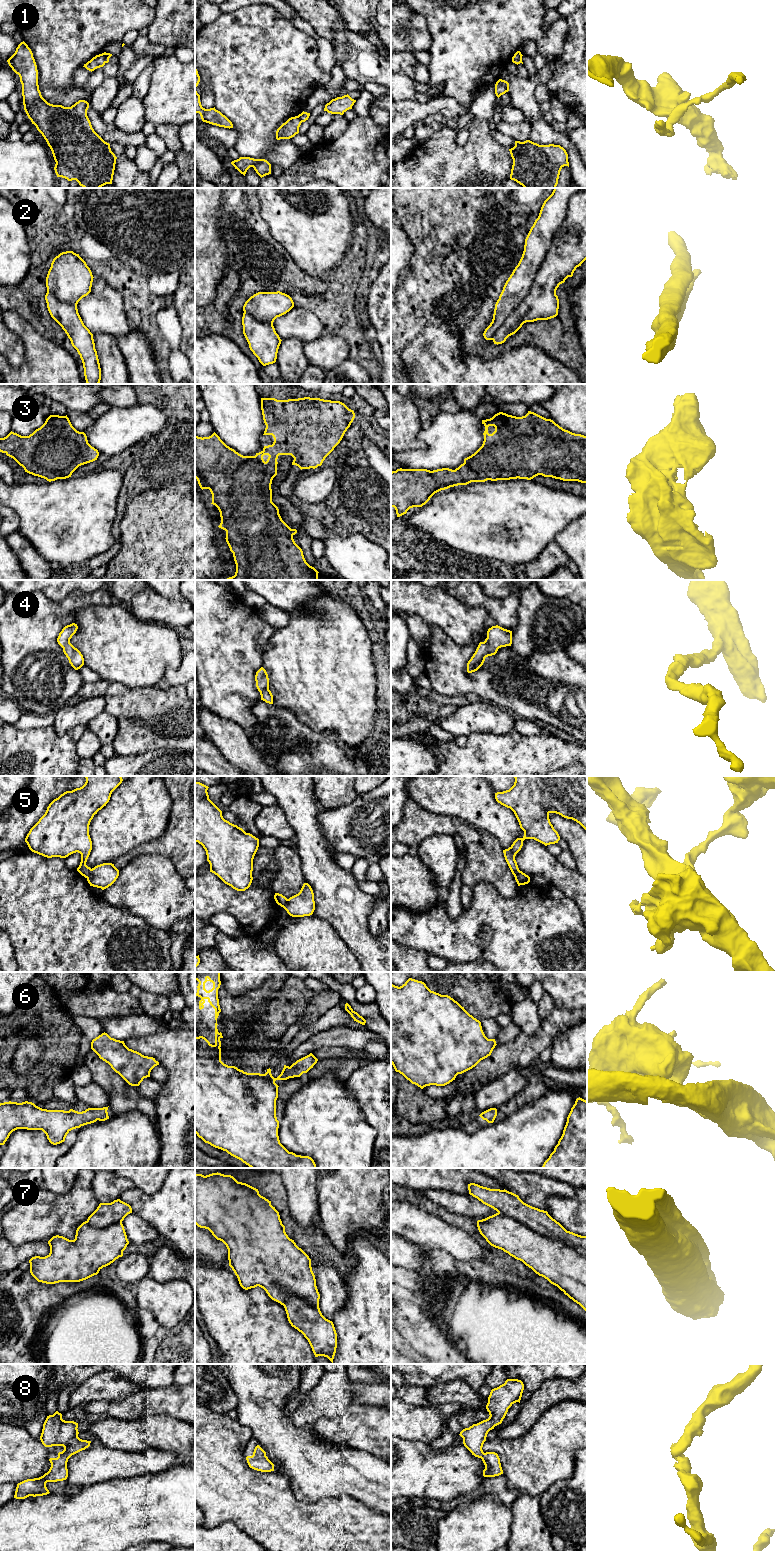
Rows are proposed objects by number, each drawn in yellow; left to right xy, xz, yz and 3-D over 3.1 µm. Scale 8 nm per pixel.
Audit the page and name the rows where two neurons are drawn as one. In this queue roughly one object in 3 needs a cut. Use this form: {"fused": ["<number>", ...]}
{"fused": ["1", "2", "5", "7"]}

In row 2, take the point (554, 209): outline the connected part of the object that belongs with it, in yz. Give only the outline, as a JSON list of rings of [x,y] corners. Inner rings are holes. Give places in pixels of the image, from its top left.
[[[554,188],[552,194],[544,201],[539,216],[525,239],[522,257],[495,304],[492,322],[483,333],[486,340],[492,340],[499,327],[528,295],[554,235],[567,215],[569,200],[580,189]]]

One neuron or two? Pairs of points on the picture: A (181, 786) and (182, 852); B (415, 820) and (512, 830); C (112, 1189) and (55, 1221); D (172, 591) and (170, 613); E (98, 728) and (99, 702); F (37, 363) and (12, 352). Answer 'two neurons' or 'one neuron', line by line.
A: one neuron
B: two neurons
C: one neuron
D: two neurons
E: two neurons
F: two neurons

